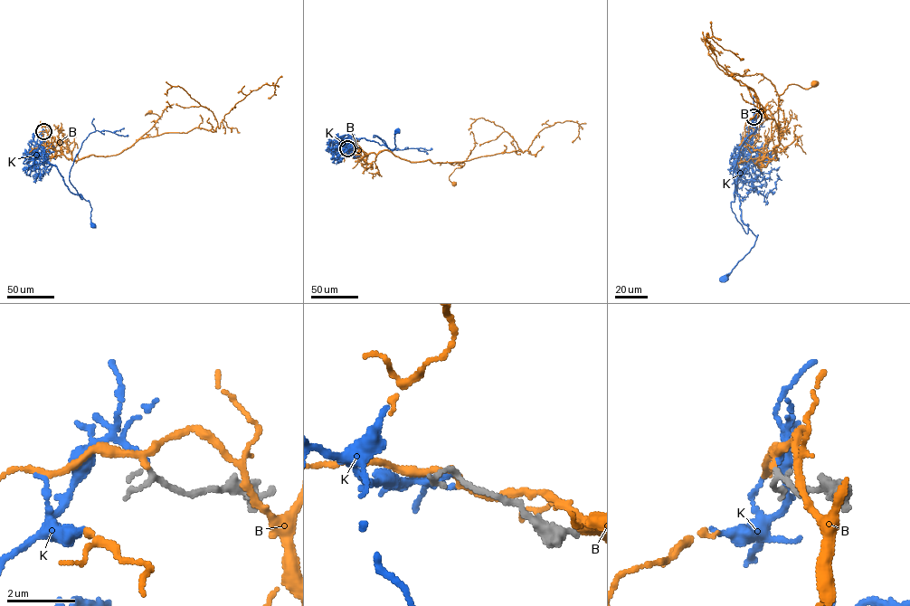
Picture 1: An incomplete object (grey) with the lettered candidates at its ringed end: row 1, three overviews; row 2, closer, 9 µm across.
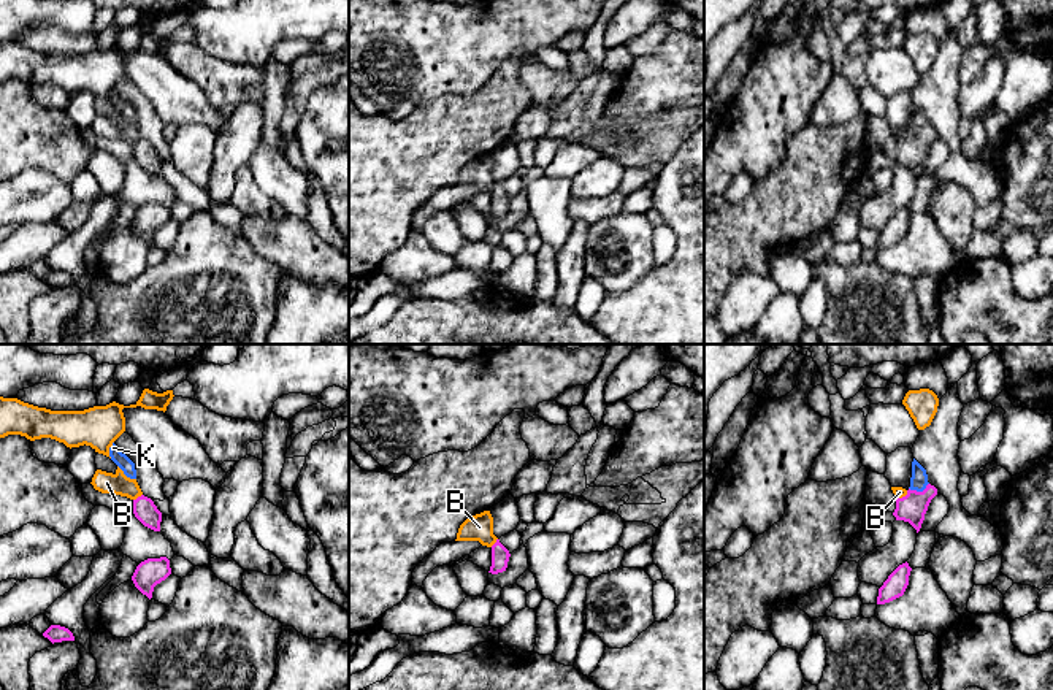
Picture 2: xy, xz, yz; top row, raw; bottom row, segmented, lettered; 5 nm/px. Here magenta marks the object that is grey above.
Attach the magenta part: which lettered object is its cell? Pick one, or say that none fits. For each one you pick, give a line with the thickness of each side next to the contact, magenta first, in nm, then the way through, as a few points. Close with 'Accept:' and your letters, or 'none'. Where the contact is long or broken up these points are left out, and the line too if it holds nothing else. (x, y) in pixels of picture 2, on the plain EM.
K: 140 nm thick on the magenta side, 90 nm on the other; runs through yz (911, 153), (918, 137), (918, 126)
Accept: K

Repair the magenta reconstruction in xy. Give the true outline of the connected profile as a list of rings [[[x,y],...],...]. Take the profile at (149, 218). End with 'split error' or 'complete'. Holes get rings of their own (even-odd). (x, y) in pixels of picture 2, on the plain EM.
[[[167,201],[147,203],[136,211],[132,225],[135,232],[151,244],[154,232],[165,225],[170,219],[171,213]]]; complete

